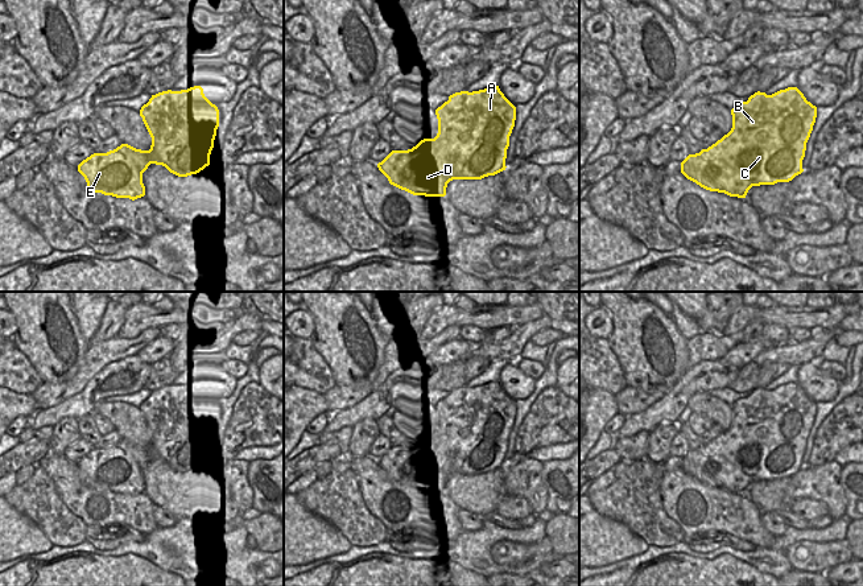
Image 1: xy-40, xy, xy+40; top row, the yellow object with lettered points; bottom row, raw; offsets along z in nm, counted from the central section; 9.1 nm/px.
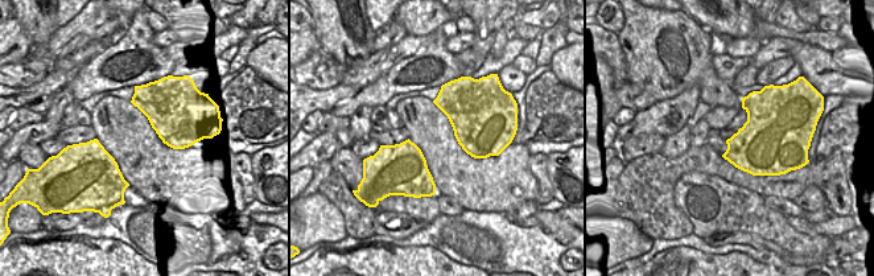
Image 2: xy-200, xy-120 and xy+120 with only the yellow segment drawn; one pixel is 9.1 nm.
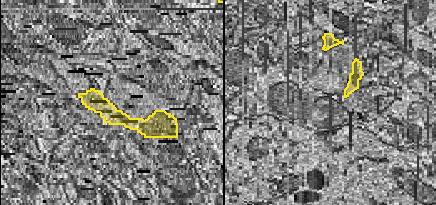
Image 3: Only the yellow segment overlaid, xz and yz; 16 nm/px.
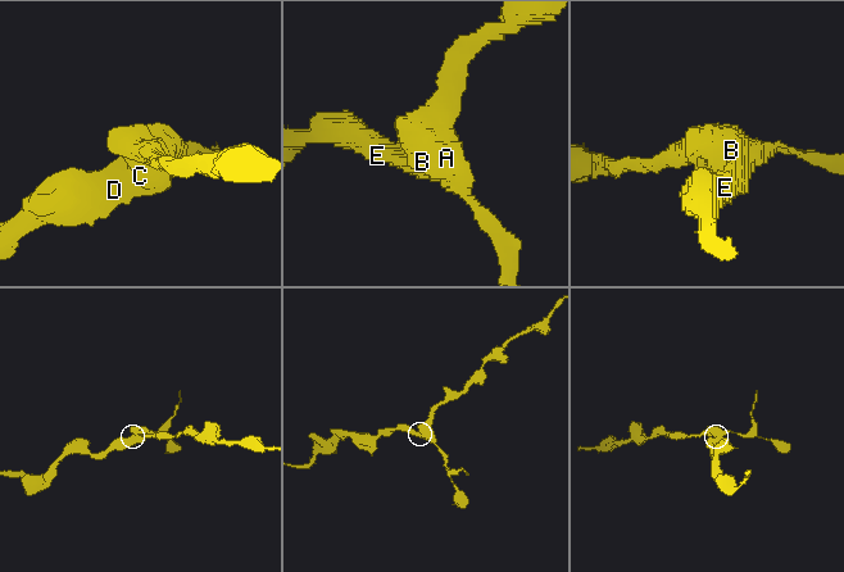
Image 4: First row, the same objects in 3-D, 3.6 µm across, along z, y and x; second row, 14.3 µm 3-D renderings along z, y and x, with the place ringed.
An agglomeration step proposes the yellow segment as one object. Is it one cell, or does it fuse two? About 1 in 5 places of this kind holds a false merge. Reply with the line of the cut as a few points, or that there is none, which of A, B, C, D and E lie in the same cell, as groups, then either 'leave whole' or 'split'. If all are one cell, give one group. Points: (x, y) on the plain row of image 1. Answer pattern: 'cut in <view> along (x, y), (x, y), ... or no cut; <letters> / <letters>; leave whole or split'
no cut; A B C D E; leave whole

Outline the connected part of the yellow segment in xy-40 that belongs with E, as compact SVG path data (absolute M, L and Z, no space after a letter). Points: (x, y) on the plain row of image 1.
M201 381L152 391L141 403L140 412L152 433L150 445L141 446L121 440L107 449L91 450L78 461L78 467L84 472L88 486L135 496L145 491L143 469L150 459L162 461L178 472L197 470L210 461L210 450L219 422L219 405L205 392Z

